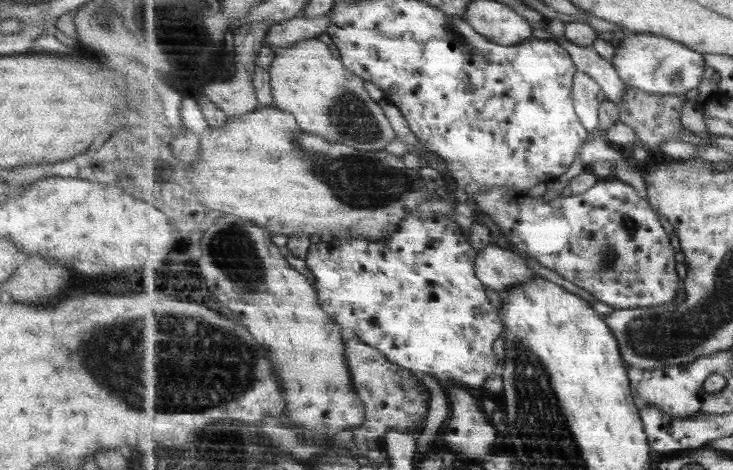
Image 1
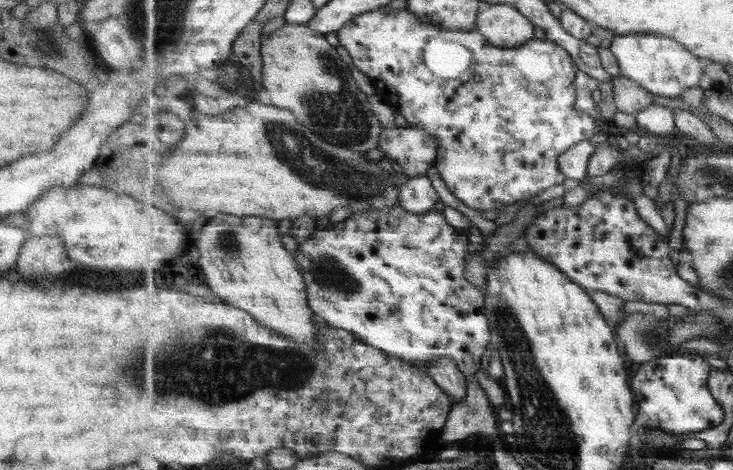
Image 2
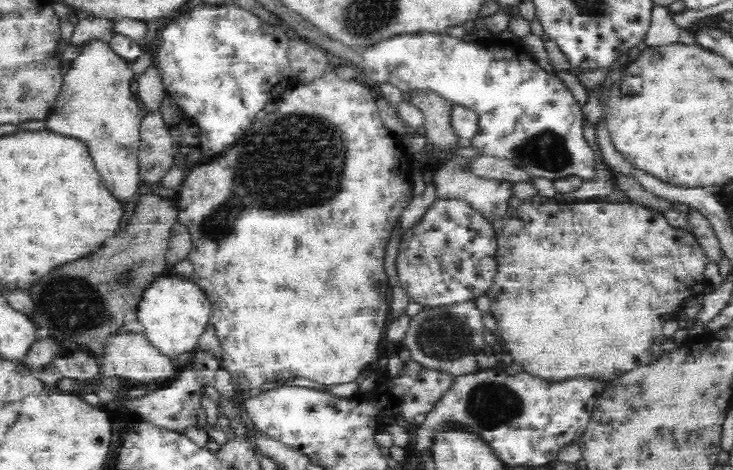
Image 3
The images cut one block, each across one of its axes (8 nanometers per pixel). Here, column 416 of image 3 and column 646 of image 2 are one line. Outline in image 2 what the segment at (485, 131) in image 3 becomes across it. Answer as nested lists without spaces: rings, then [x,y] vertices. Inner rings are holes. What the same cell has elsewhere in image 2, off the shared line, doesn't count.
[[[637,33],[615,36],[610,50],[619,62],[621,77],[637,82],[655,95],[669,98],[681,97],[687,90],[699,87],[706,63],[695,54],[691,54],[683,44],[672,38],[665,38],[665,35]]]

